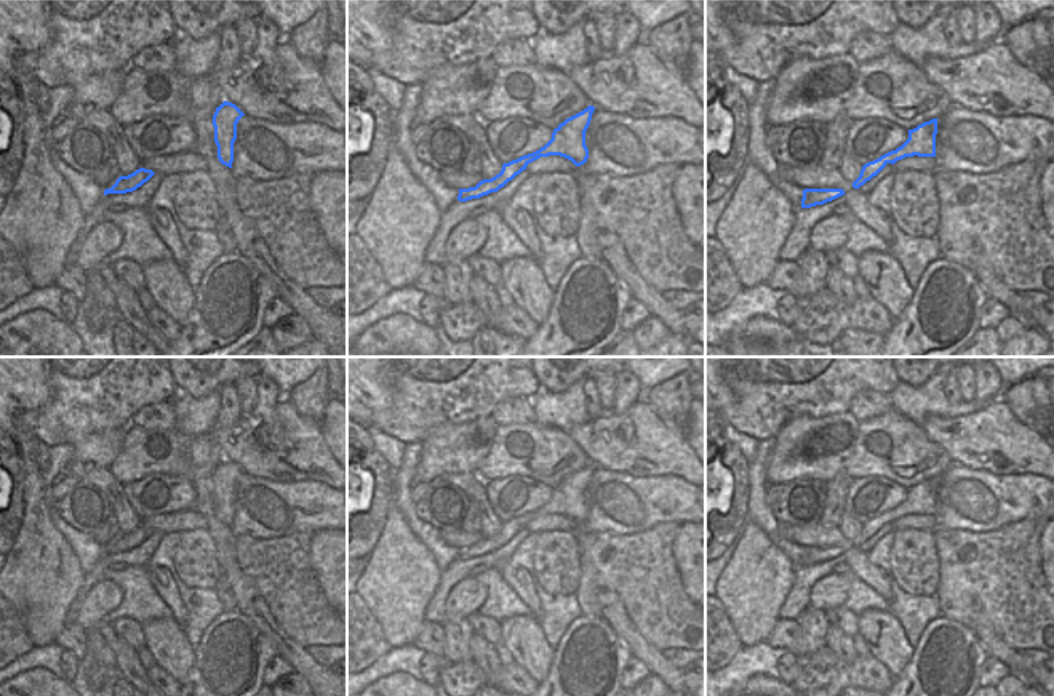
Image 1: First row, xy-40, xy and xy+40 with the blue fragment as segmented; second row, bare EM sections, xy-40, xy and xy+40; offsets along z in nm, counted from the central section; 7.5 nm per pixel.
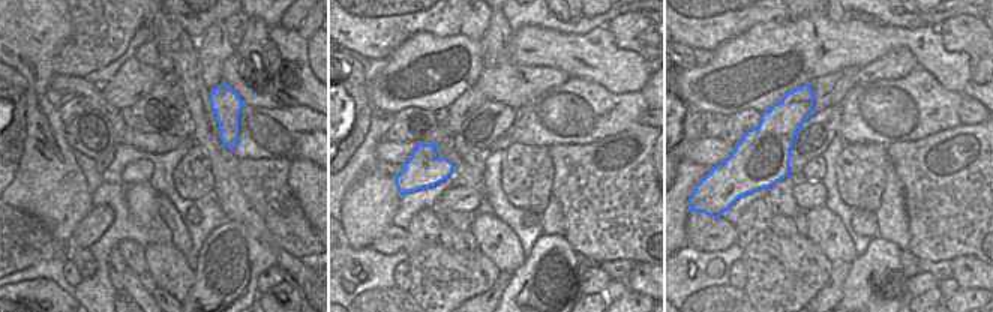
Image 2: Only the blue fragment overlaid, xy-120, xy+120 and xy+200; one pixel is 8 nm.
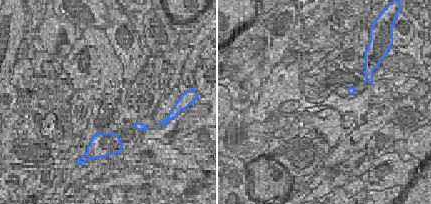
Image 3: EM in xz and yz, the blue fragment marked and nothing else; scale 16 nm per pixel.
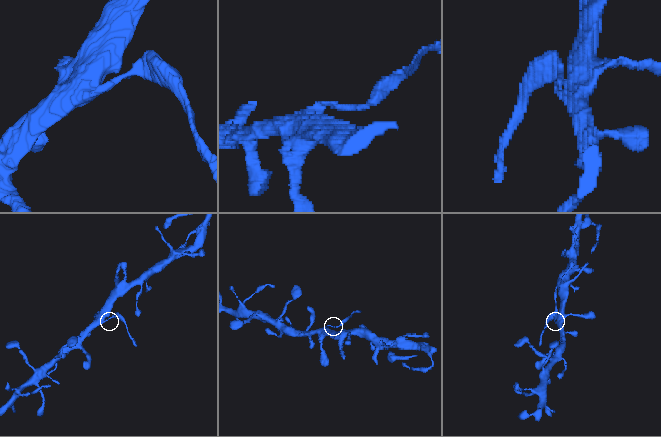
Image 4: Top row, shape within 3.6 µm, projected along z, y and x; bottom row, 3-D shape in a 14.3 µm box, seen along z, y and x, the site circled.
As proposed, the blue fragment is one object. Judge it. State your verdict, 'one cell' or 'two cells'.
two cells

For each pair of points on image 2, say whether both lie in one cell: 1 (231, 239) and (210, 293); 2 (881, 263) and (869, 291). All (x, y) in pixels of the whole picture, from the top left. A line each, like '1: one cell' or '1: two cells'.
1: one cell
2: one cell

